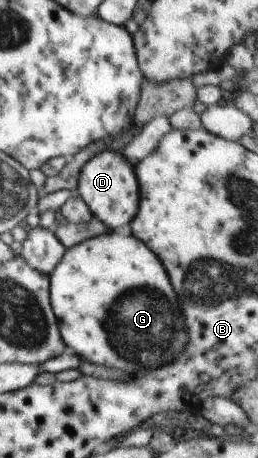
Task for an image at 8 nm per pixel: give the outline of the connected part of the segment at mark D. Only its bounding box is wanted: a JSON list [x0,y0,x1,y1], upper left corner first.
[76,149,140,231]

